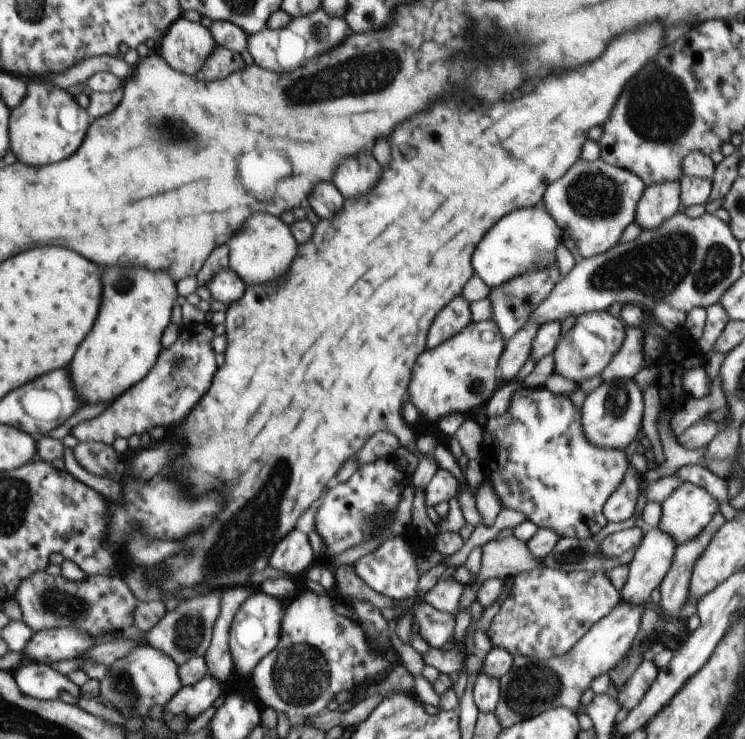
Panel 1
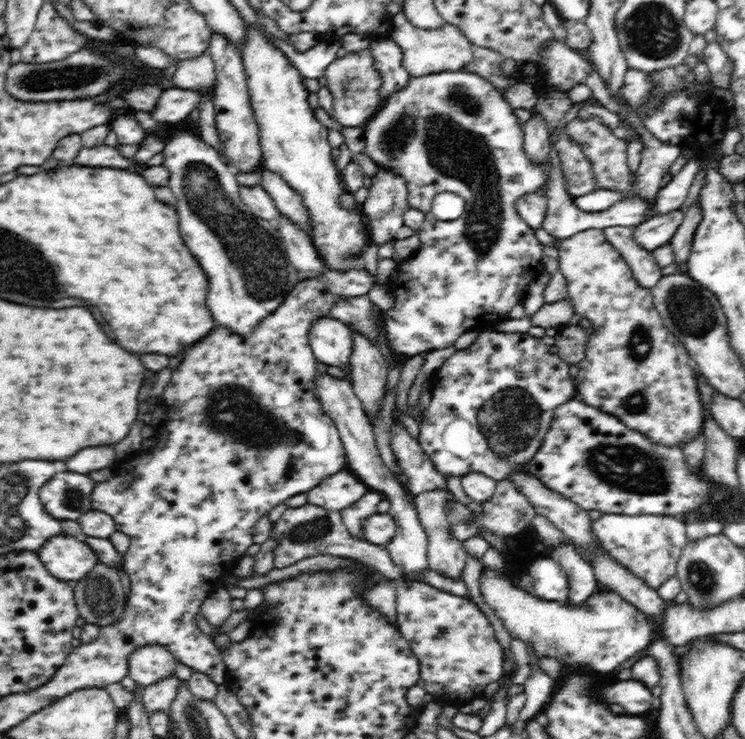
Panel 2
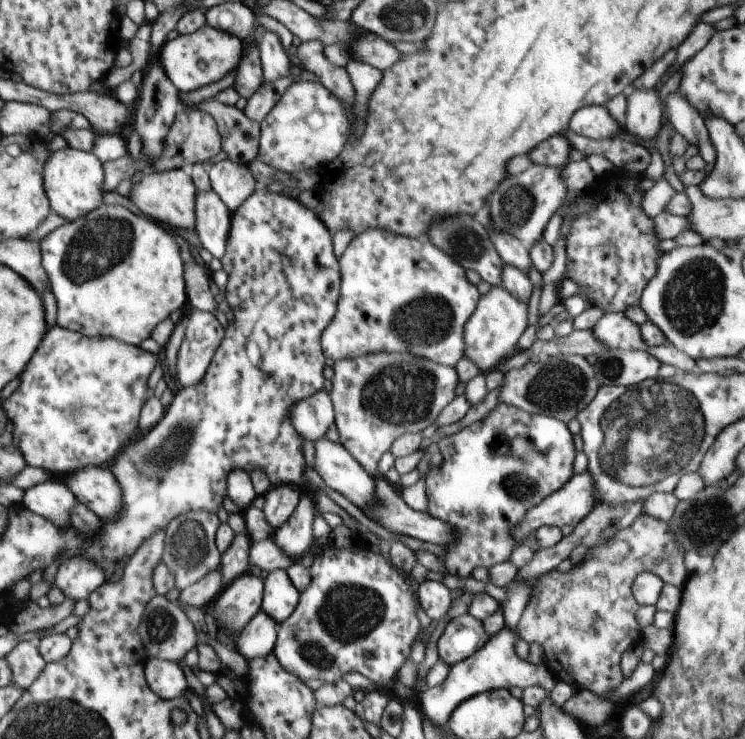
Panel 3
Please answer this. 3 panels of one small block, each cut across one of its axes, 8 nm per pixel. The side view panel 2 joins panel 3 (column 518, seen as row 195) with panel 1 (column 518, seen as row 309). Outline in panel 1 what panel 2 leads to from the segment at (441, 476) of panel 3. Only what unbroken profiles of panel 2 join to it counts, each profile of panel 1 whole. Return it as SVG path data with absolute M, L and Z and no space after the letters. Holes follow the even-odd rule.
M521 387L512 396L505 414L488 418L479 458L502 508L519 511L538 529L546 528L560 537L580 539L594 537L607 525L603 507L619 488L629 468L625 450L598 447L585 438L581 410L574 406L568 395L554 395L545 387Z

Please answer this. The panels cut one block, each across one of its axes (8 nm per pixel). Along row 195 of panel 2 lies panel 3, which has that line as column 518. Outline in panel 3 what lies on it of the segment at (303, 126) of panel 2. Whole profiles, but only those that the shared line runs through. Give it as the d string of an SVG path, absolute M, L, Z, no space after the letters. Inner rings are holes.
M492 285L489 292L480 297L477 309L464 326L464 358L478 367L480 373L498 368L507 358L515 355L518 338L528 328L528 305L520 302L504 287Z

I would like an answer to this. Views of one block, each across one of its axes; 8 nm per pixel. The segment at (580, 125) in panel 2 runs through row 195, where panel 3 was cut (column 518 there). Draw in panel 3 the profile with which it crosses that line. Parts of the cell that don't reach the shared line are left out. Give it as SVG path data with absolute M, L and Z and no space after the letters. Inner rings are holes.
M640 513L632 526L616 532L610 542L602 542L589 550L582 564L572 565L568 572L554 569L538 578L532 598L518 621L518 637L529 644L536 642L542 646L545 665L558 680L570 684L575 690L588 689L600 697L609 696L624 679L620 666L622 655L645 639L635 615L640 606L632 594L634 579L641 572L652 572L665 584L673 584L682 590L688 578L683 556L684 550L667 523Z

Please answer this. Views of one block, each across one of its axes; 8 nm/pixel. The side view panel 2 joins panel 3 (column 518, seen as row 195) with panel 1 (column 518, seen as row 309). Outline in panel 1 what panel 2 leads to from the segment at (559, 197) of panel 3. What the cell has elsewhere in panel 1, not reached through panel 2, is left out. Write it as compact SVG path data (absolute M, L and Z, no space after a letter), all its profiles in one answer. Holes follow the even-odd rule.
M540 208L514 210L508 216L504 216L474 250L474 274L491 290L502 287L514 278L552 267L557 262L556 250L560 242L561 232L558 224L548 212Z

